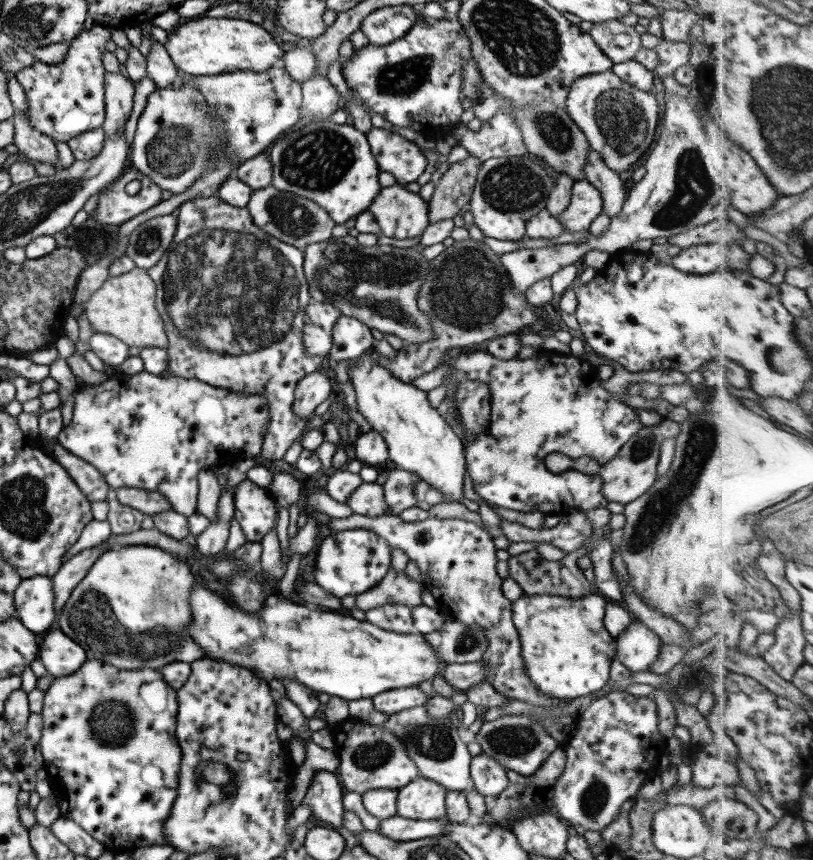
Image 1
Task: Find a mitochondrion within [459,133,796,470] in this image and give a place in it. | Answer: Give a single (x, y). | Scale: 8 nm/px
(693, 188)

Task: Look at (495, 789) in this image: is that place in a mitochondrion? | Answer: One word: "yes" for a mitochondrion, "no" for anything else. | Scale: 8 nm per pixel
no

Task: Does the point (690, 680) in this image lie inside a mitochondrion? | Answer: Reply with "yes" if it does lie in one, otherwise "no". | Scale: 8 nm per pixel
yes

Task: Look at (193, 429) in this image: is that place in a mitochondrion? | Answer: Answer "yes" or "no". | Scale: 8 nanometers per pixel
no

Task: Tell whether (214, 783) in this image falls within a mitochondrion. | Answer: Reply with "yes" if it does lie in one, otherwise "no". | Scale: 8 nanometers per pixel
yes

